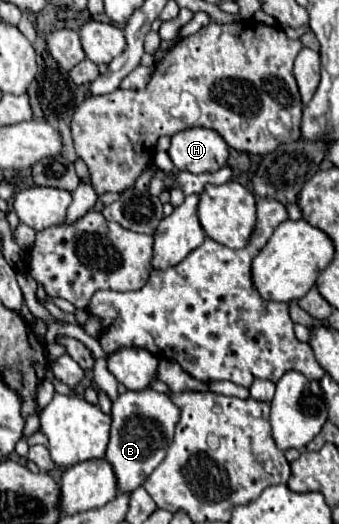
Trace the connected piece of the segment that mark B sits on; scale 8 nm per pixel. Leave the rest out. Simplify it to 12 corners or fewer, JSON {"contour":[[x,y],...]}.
{"contour":[[154,390],[112,404],[120,494],[164,460],[180,410]]}

